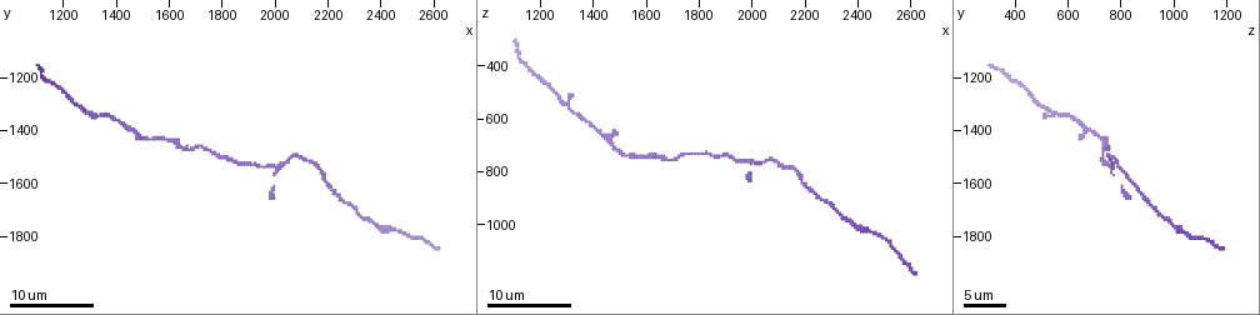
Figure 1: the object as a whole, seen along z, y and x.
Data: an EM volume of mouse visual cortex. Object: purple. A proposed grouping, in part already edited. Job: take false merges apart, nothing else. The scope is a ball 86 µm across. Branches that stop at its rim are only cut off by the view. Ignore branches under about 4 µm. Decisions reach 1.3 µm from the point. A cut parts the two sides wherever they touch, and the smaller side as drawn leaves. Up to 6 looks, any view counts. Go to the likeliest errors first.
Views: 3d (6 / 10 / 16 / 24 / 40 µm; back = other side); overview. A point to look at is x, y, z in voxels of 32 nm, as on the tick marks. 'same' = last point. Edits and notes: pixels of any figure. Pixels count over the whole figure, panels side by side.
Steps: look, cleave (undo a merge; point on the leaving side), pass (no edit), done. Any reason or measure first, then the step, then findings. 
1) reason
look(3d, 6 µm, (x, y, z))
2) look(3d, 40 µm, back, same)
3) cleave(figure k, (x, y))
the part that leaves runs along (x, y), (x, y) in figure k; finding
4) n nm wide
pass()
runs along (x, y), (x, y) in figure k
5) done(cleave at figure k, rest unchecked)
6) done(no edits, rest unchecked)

sudden change in width
look(3d, 24 µm, (1620, 1450, 730))

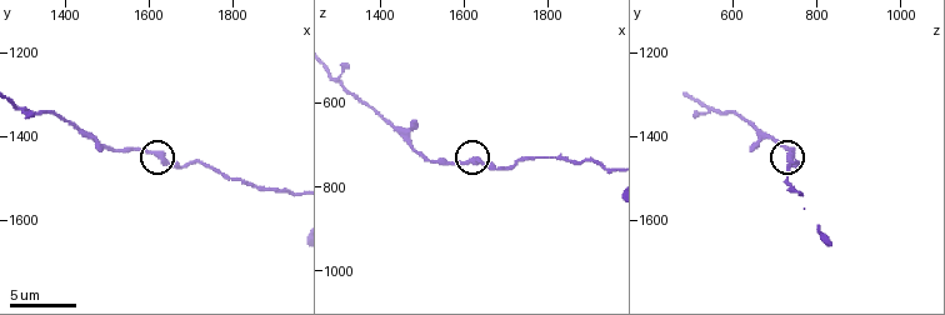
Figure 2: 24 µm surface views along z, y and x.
look(3d, 6 µm, (1630, 1445, 745))

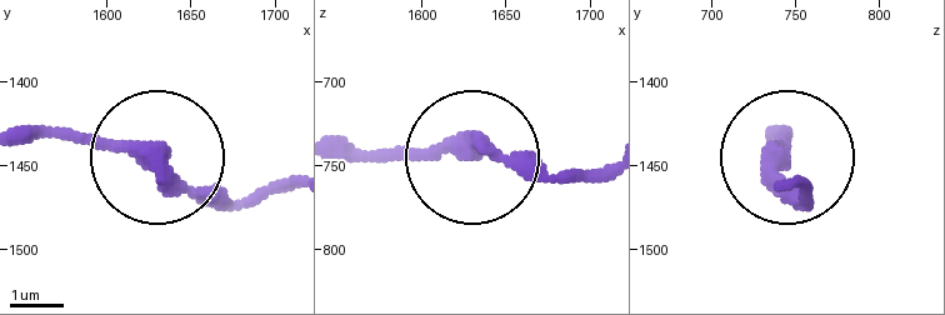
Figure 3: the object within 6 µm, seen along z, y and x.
320 nm wide
pass()
continuous, no second cell

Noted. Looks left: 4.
look(3d, 16 µm, (2430, 1780, 1030))

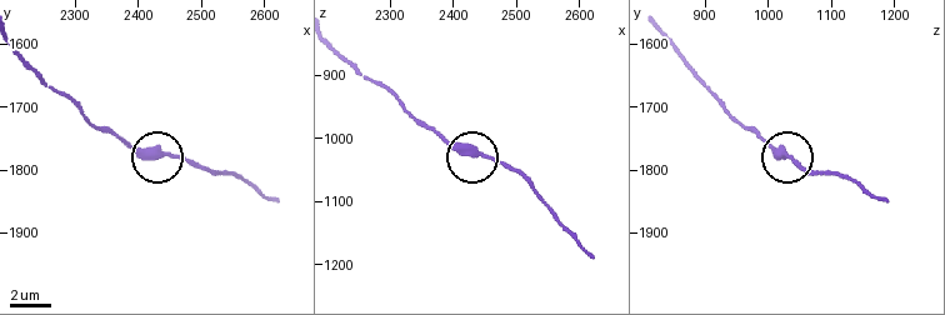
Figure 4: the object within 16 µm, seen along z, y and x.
closer look
look(3d, 6 µm, (2440, 1775, 1025))

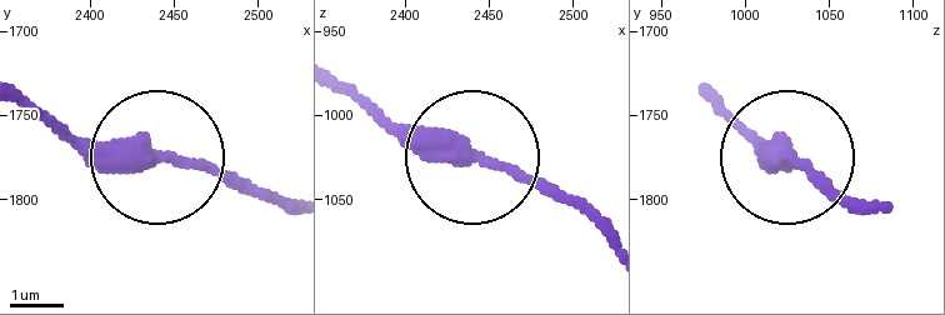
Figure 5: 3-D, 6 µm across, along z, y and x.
350 nm wide
pass()
runs along (29, 104), (83, 144), (190, 163), (294, 211) in figure 5; one cell here

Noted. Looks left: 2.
look(3d, 10 µm, (1855, 1520, 740))

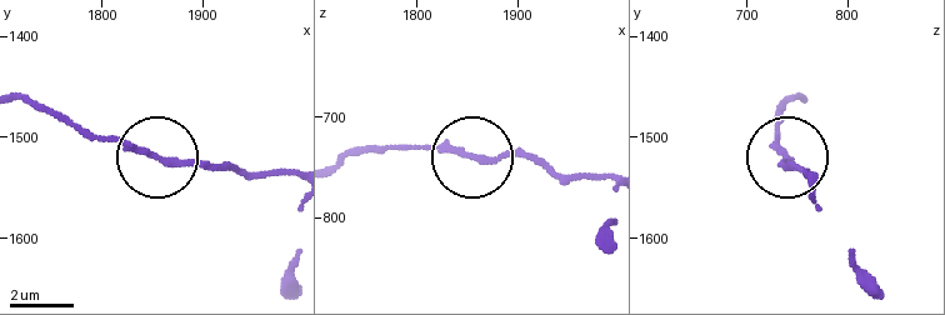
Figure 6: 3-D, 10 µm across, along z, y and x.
look(3d, 6 µm, (1852, 1516, 736))

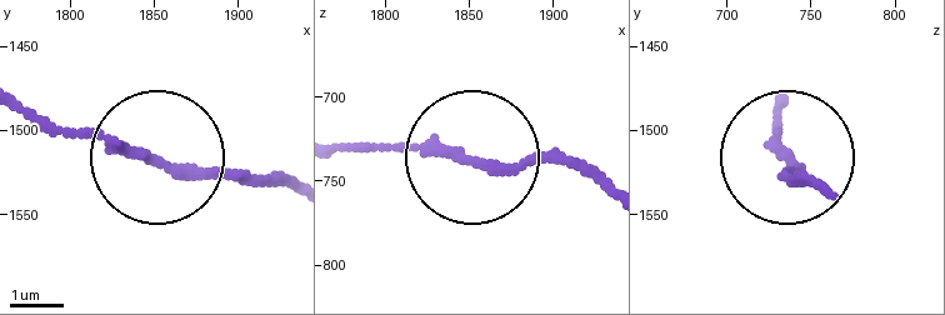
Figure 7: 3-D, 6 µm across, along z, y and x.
190 nm wide
pass()
all the same cell

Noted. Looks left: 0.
done(no edits, rest unchecked)

